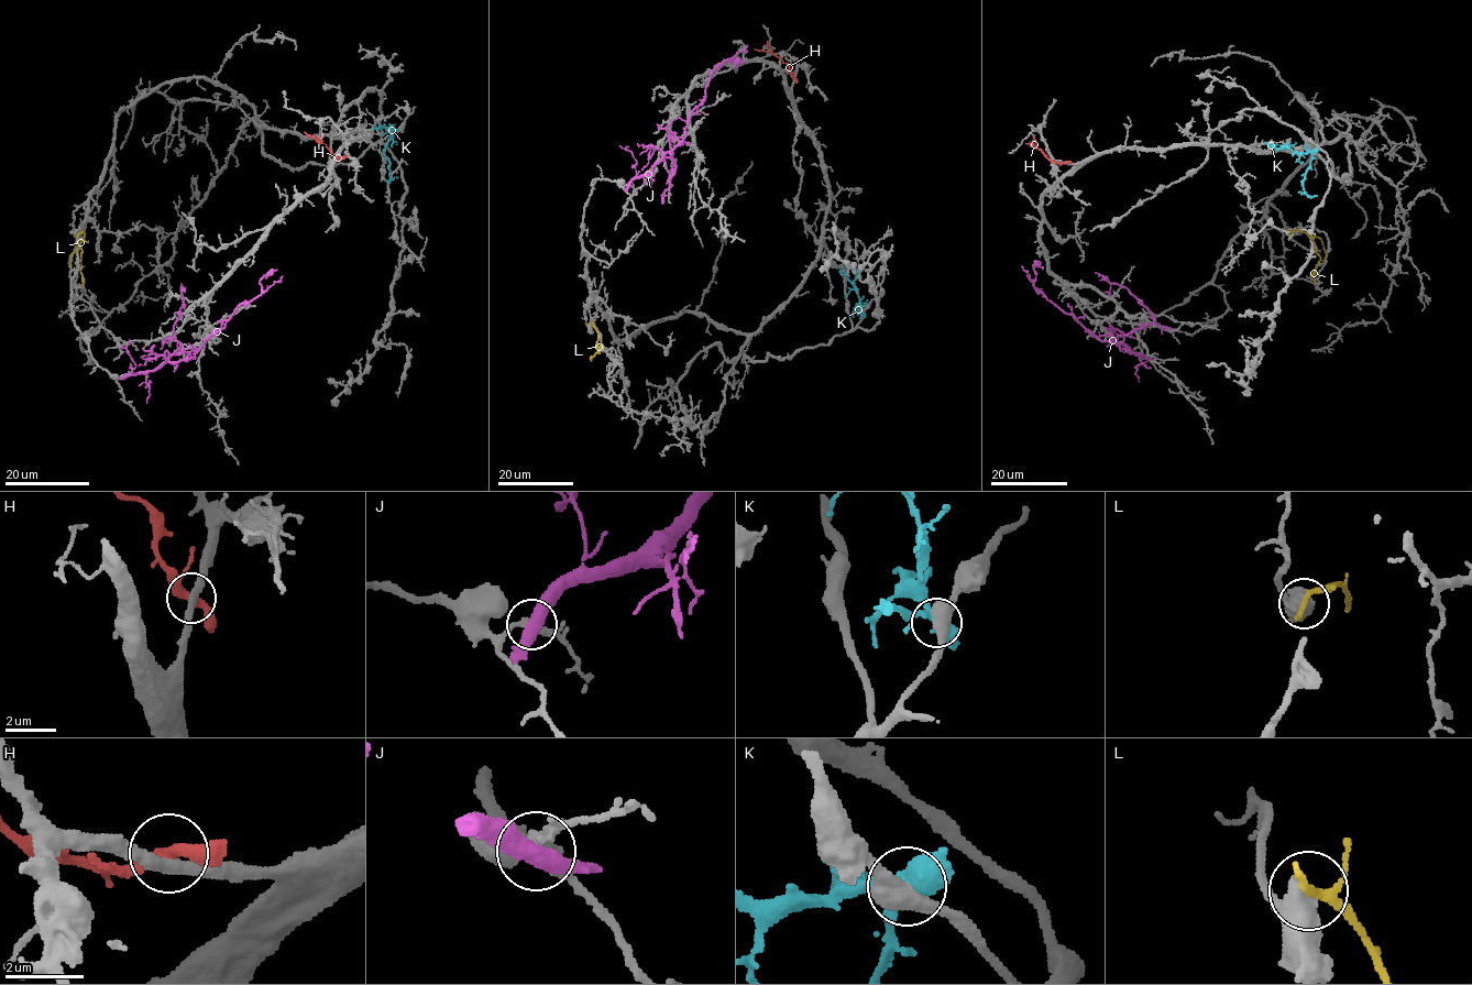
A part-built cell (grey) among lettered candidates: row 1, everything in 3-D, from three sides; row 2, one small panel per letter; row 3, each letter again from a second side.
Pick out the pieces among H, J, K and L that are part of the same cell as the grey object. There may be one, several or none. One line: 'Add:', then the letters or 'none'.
Add: none

